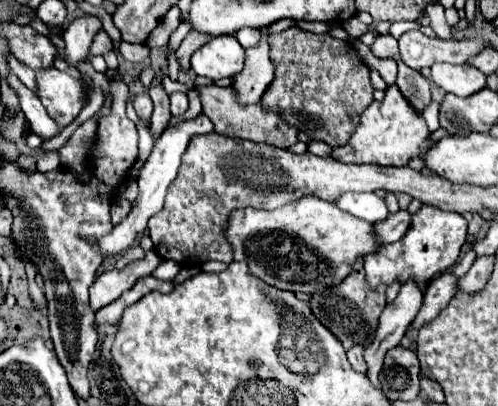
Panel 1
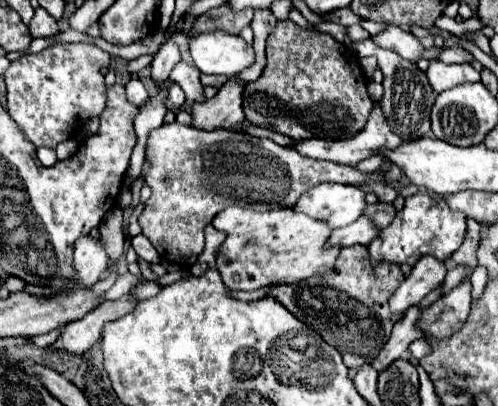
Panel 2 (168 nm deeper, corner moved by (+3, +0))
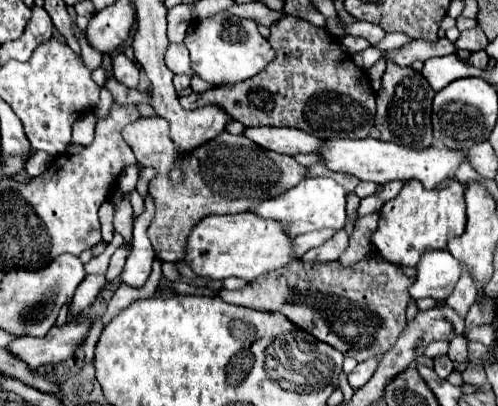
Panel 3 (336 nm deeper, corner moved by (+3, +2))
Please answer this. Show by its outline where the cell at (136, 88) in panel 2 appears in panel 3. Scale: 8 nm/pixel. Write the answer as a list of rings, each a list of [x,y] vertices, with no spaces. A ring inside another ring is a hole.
[[[119,53],[113,59],[113,77],[119,83],[127,85],[129,89],[137,89],[139,87],[139,69],[123,53]]]

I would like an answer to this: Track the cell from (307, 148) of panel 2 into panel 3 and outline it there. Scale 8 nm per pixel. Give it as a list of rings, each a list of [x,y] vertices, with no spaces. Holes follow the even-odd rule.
[[[249,127],[245,129],[245,133],[251,141],[255,141],[257,145],[277,151],[277,153],[285,153],[285,155],[297,155],[297,153],[317,153],[325,141],[303,133],[299,129],[279,129],[279,127]]]

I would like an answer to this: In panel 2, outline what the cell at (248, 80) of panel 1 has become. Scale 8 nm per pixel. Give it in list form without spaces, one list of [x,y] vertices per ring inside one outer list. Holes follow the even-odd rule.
[[[237,81],[225,83],[213,99],[193,105],[191,127],[197,127],[201,131],[237,129],[239,123],[245,119],[241,107],[241,95],[243,95],[243,83]]]

